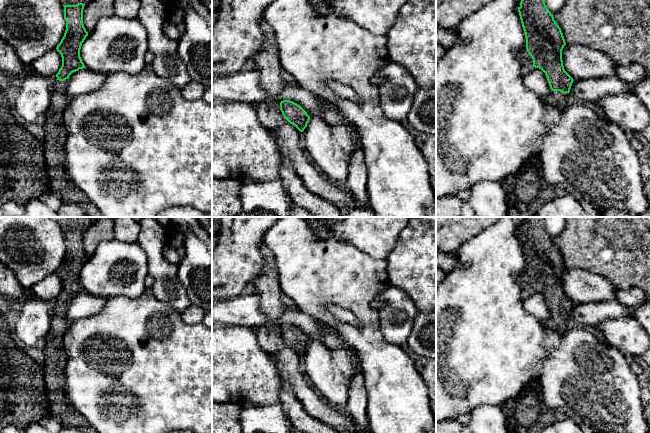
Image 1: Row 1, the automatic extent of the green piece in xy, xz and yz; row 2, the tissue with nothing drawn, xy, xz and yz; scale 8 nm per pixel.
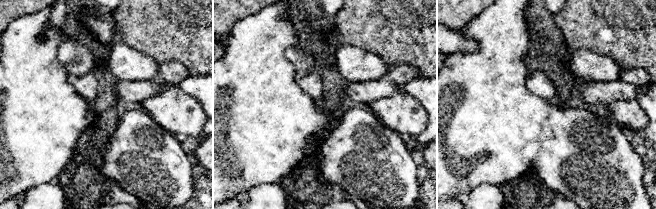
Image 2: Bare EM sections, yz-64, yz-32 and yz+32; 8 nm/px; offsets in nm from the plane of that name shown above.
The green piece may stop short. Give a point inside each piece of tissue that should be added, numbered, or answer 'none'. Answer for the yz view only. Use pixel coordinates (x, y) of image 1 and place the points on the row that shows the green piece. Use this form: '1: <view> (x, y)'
1: yz (556, 97)

